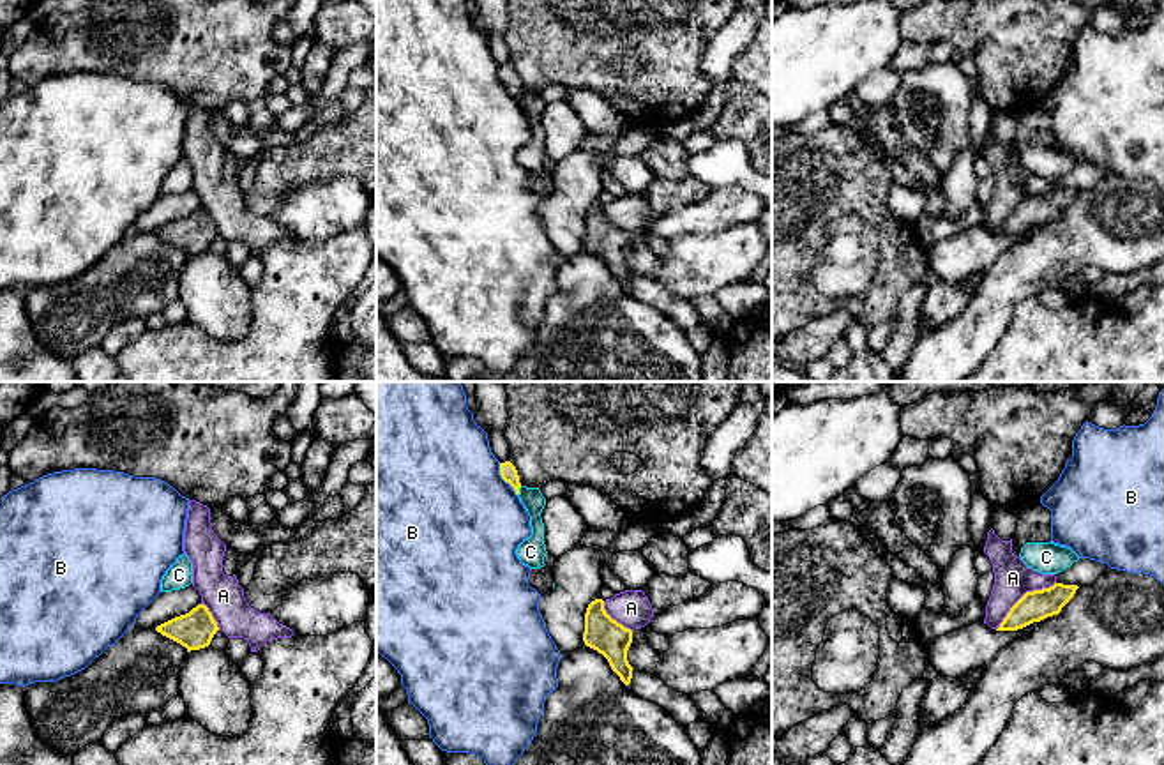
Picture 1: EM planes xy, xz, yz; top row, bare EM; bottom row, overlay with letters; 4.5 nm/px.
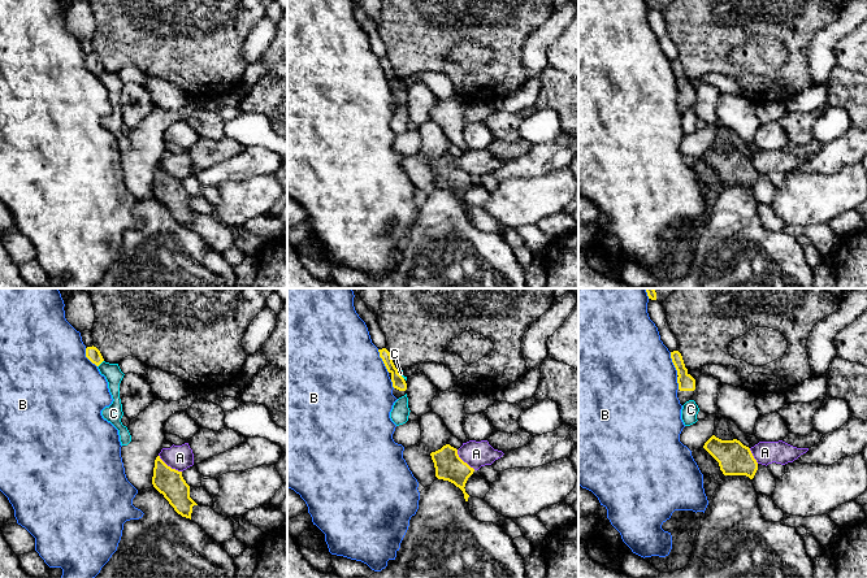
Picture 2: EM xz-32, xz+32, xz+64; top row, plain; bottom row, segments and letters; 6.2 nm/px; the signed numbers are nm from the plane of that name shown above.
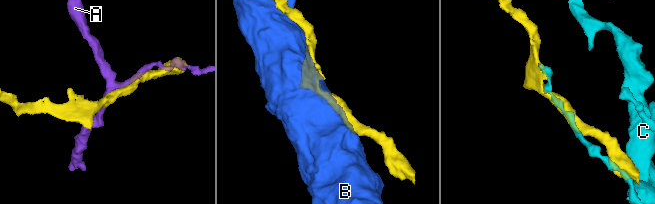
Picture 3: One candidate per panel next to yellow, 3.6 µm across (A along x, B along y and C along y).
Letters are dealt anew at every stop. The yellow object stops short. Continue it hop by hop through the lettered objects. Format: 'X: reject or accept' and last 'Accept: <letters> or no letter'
A: reject
B: reject
C: reject
Accept: no letter

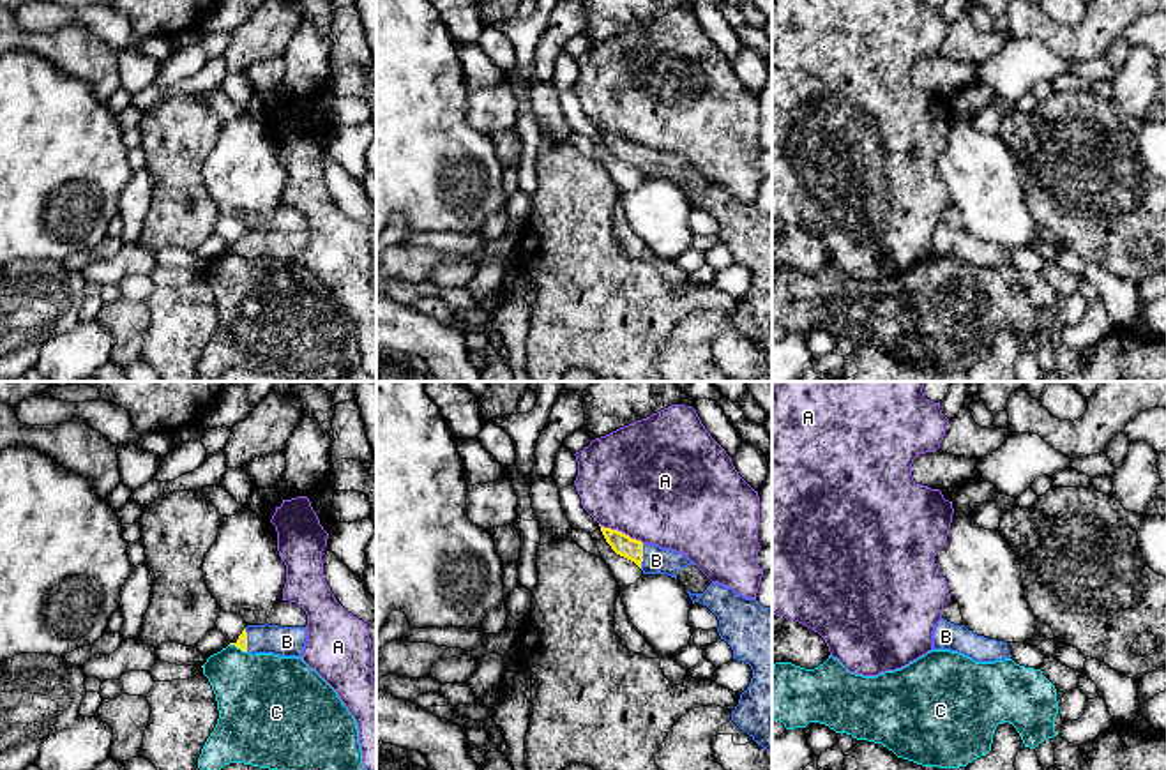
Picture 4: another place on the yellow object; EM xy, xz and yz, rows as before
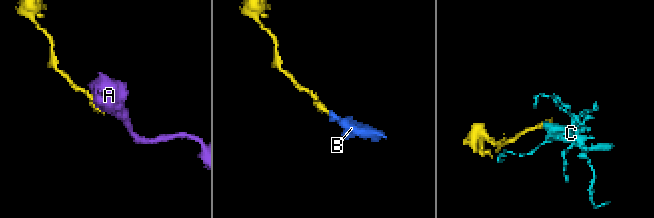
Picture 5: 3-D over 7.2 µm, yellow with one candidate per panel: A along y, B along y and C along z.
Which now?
A: reject
B: accept
C: reject
Accept: B

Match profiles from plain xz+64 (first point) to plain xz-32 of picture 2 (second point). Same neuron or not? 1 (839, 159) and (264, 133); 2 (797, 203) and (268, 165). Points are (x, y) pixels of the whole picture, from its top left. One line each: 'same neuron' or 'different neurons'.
1: different neurons
2: different neurons

